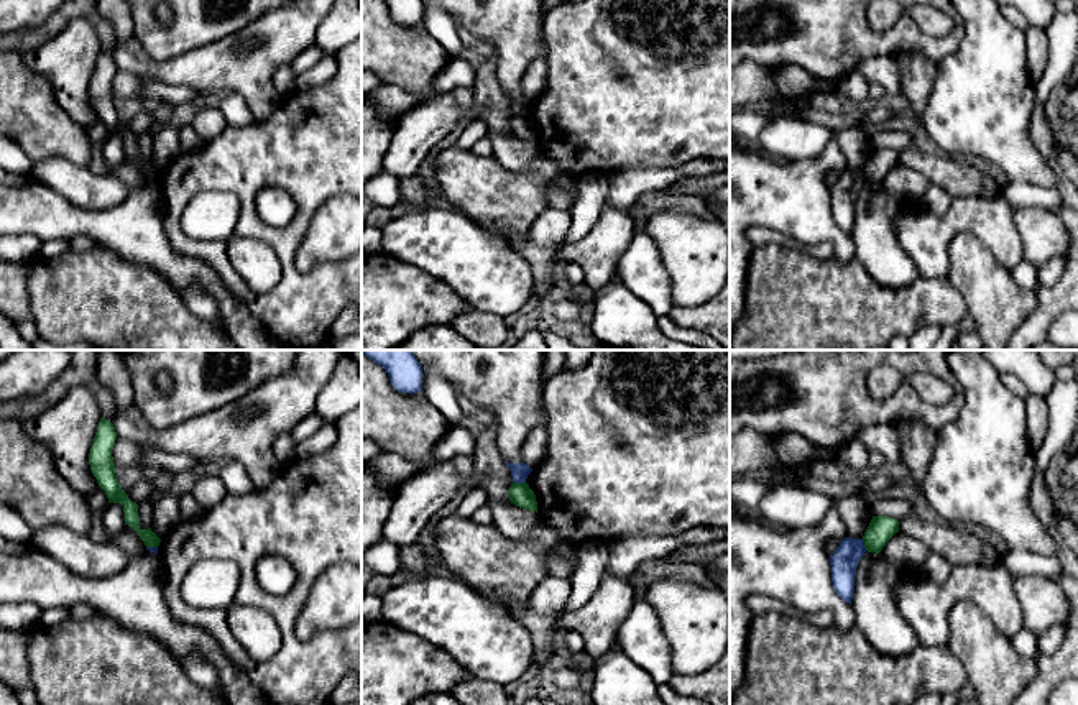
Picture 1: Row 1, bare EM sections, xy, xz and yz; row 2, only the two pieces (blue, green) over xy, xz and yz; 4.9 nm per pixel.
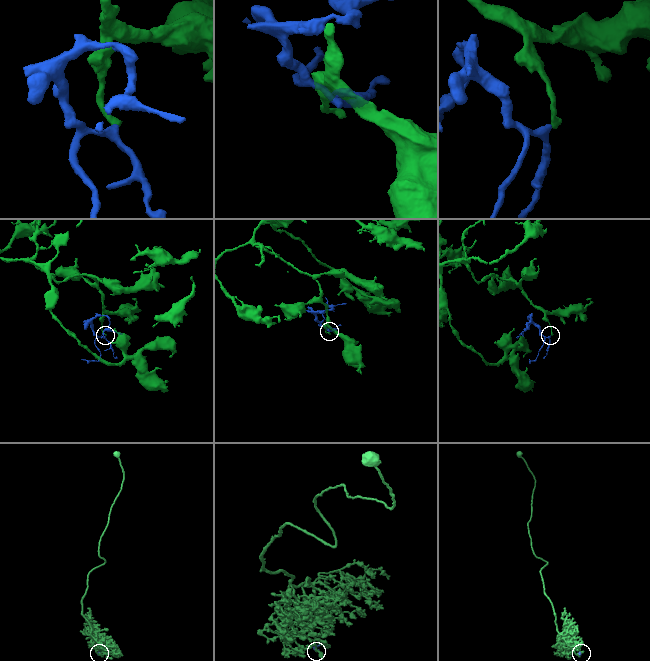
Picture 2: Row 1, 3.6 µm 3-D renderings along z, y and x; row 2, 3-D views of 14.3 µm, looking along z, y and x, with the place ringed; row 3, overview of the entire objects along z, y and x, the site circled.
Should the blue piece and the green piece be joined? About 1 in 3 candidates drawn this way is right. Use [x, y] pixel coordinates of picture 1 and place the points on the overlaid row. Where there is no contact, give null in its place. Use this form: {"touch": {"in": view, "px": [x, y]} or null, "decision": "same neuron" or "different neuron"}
{"touch": {"in": "xz", "px": [520, 482]}, "decision": "different neuron"}

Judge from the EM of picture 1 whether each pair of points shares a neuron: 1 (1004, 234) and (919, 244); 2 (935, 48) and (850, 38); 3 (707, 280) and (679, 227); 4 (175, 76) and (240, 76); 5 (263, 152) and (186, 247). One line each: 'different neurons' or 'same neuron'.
1: same neuron
2: same neuron
3: same neuron
4: same neuron
5: same neuron

